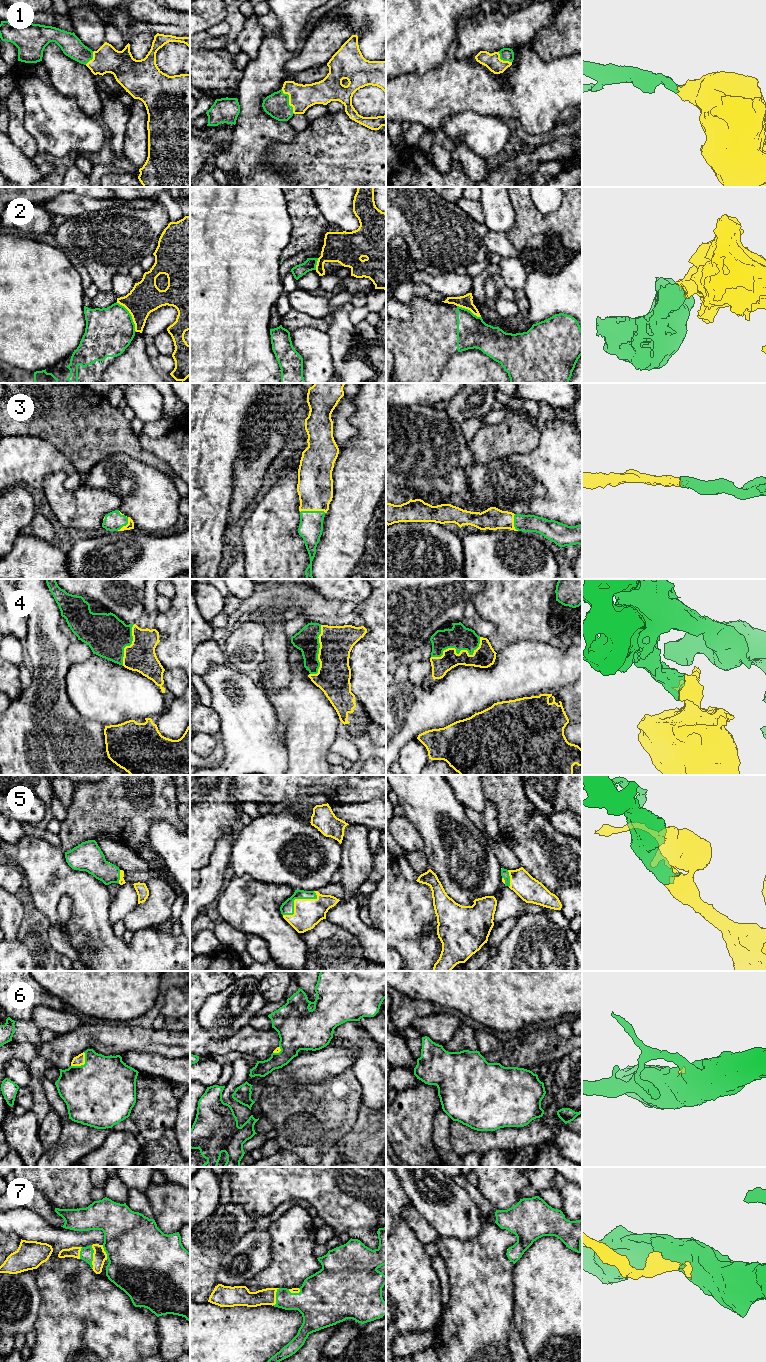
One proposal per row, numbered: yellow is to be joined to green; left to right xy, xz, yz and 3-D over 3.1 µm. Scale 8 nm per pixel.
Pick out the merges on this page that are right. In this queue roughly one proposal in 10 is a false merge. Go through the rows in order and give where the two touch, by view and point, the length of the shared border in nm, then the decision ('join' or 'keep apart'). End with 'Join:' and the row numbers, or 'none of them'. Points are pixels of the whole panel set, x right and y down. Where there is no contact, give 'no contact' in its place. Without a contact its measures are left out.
1: meets green in xz at (288, 100); contact 220 nm long; join
2: meets green in xy at (130, 315); contact 280 nm long; keep apart
3: meets green in xz at (313, 511); contact 200 nm long; join
4: meets green in yz at (457, 653); contact 440 nm long; join
5: meets green in xz at (295, 898); contact 320 nm long; join
6: meets green in xy at (84, 1064); contact 160 nm long; join
7: meets green in xy at (92, 1257); contact 190 nm long; join
Join: 1, 3, 4, 5, 6, 7

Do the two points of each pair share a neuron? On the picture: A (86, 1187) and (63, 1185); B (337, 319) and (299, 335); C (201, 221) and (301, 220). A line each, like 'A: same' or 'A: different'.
A: same
B: different
C: different

